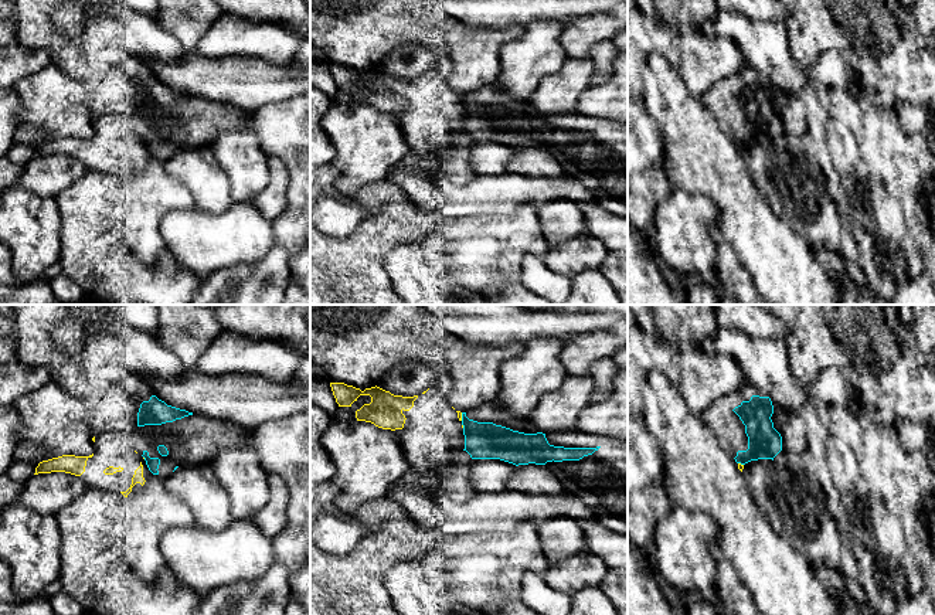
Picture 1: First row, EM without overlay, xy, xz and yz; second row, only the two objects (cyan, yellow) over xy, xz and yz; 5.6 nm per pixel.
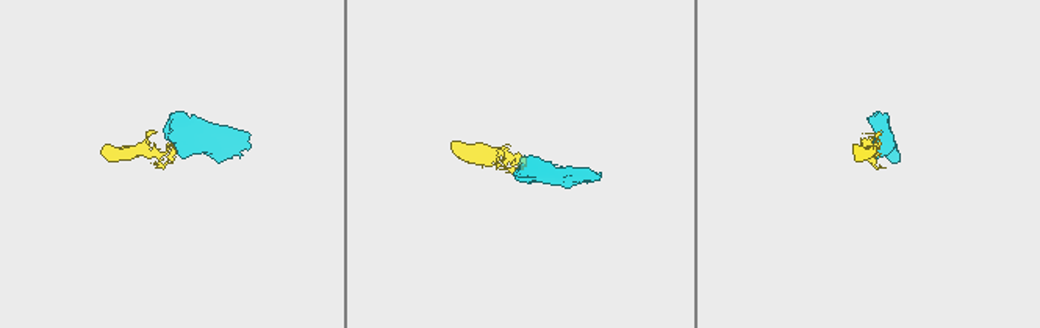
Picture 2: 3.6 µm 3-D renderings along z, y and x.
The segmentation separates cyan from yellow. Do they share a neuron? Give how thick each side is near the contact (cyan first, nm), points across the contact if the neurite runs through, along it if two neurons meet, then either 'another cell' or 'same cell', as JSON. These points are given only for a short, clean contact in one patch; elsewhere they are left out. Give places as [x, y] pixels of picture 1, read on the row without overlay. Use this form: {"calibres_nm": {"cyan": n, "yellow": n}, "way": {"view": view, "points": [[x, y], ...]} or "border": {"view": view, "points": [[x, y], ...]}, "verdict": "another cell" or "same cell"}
{"calibres_nm": {"cyan": 200, "yellow": 30}, "verdict": "another cell"}

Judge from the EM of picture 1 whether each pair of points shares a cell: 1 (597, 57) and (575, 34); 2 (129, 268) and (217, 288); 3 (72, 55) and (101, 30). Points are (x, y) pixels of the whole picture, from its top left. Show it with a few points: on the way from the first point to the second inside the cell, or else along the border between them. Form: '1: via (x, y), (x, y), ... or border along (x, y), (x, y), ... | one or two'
1: border along (592, 46), (588, 57) | two
2: border along (200, 282), (194, 289) | two
3: border along (85, 16), (81, 43) | two

